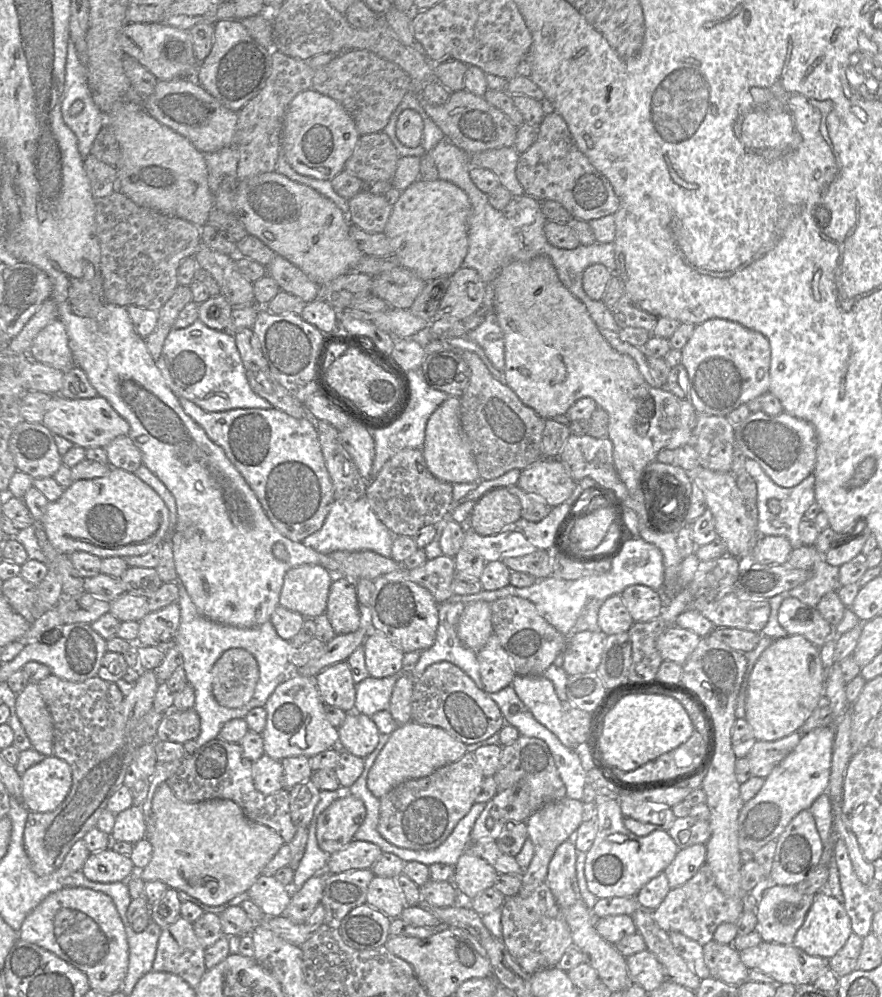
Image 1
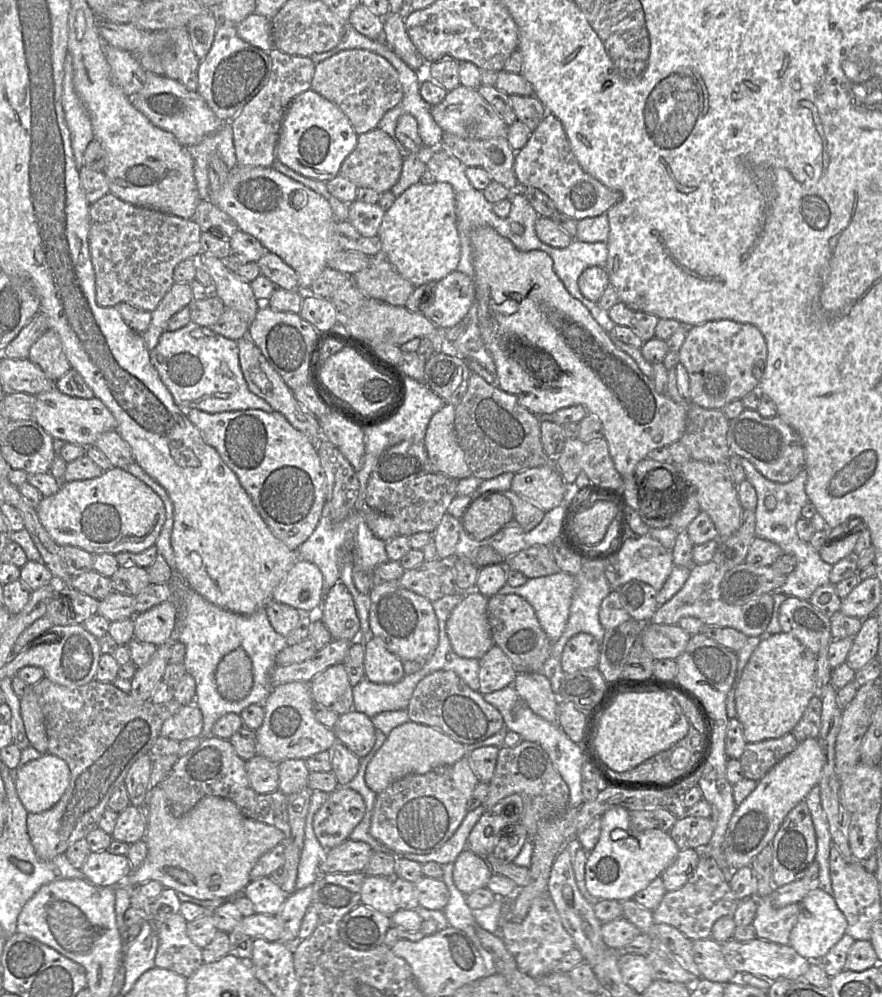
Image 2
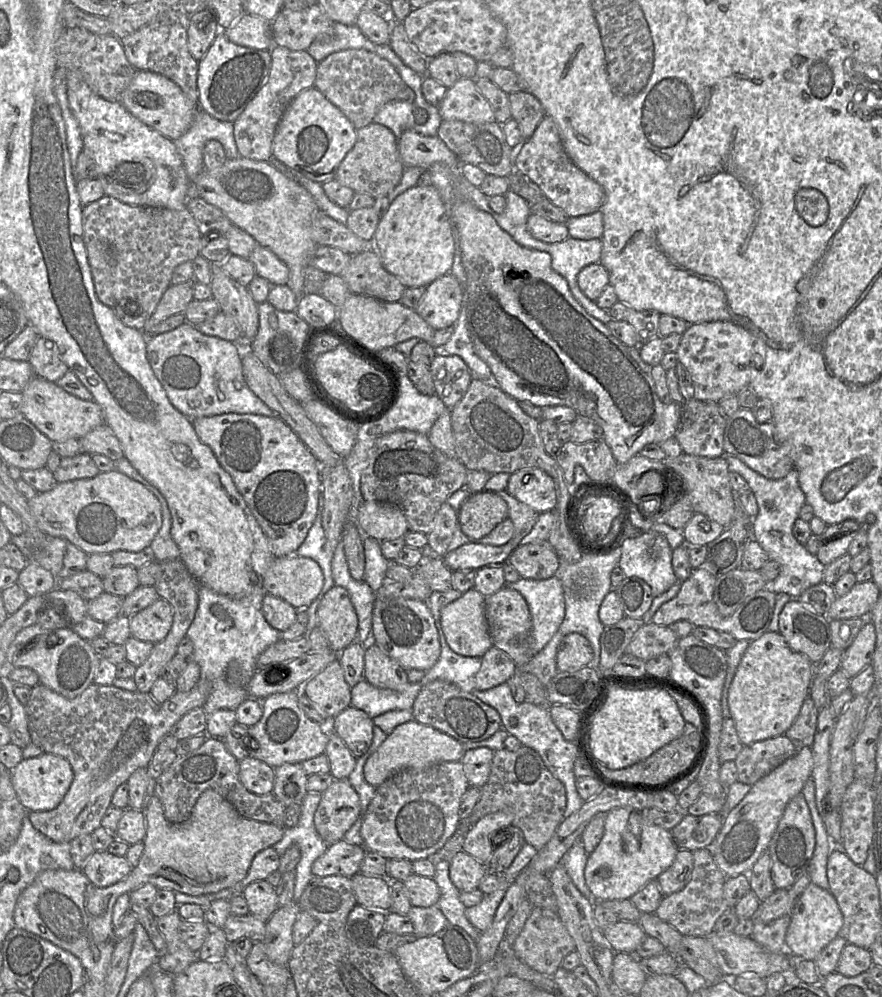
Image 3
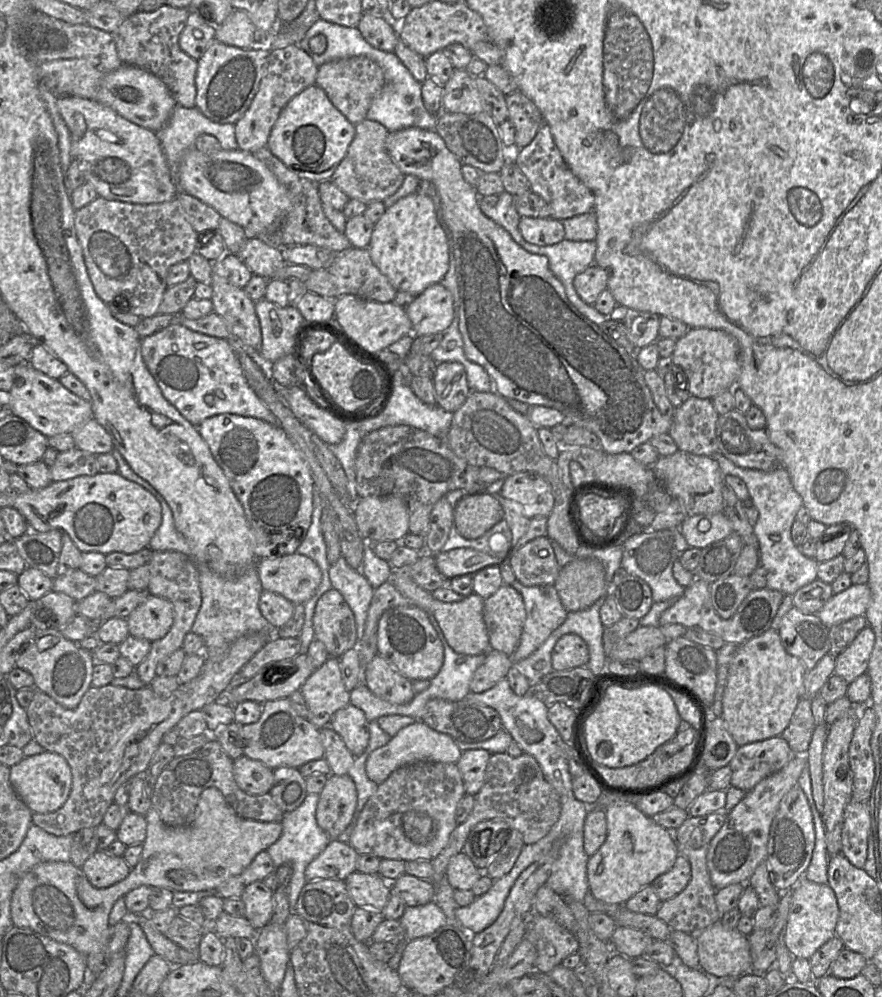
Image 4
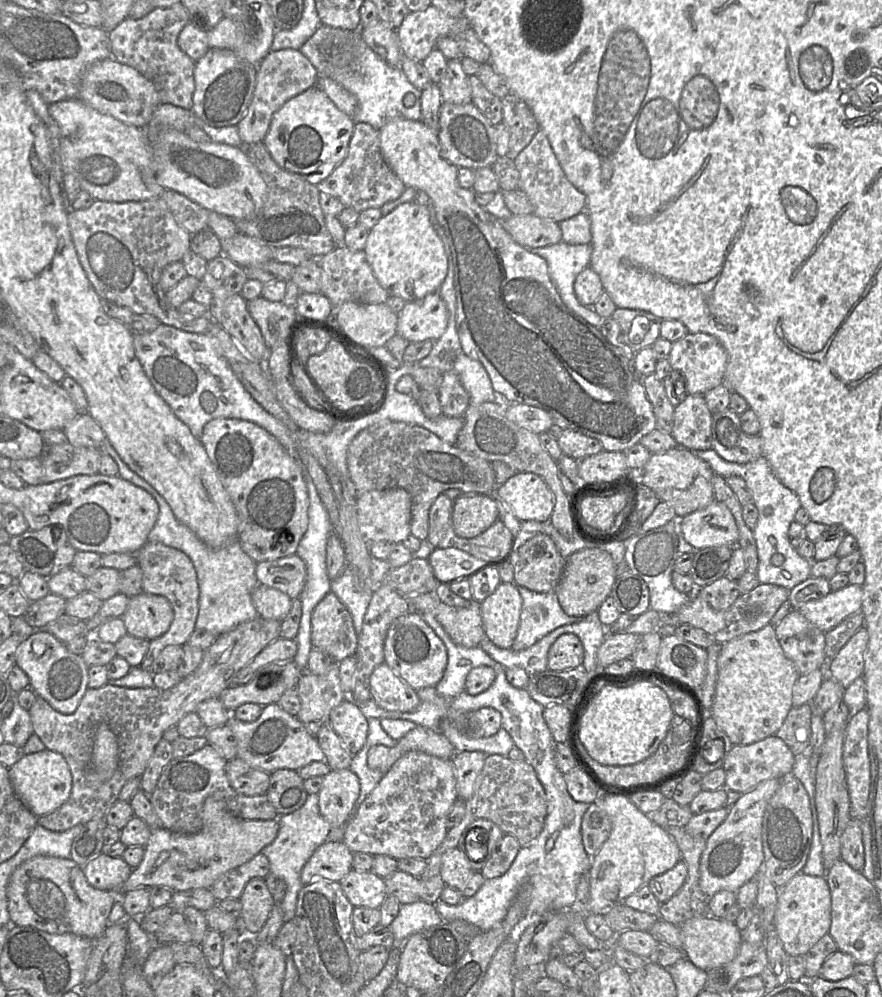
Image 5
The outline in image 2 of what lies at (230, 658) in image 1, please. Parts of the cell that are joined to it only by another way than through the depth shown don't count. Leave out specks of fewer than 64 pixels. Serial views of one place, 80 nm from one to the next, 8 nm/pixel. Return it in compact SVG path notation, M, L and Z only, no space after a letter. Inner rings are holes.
M238 647L219 662L215 680L220 695L228 701L245 698L253 686L252 662L246 651Z

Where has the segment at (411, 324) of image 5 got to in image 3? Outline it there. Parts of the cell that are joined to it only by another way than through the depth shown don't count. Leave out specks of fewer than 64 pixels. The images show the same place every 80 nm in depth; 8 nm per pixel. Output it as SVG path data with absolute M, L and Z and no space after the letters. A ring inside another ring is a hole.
M443 275L426 286L415 311L435 330L452 326L459 318L463 287L455 276Z

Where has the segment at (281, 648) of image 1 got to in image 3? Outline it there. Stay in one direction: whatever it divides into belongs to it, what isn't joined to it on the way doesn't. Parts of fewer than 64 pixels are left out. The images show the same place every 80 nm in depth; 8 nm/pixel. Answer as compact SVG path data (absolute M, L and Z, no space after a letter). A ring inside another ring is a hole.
M200 585L198 590L198 608L195 617L189 626L186 637L193 643L191 659L200 667L200 678L209 680L211 692L203 705L206 714L216 710L236 708L249 698L248 683L257 670L257 659L269 646L281 639L281 633L271 627L262 613L262 600L266 591L263 589L253 590L250 594L241 597L232 597L213 591L207 586ZM230 661L237 661L241 668L241 686L233 687L225 681L225 668Z

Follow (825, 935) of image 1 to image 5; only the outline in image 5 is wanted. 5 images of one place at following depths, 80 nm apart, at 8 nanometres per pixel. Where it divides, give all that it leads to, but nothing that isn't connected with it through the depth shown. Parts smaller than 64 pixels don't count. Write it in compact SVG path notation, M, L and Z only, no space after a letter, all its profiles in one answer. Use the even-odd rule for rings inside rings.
M798 873L779 889L774 927L782 946L790 956L804 955L831 926L831 894L826 877Z

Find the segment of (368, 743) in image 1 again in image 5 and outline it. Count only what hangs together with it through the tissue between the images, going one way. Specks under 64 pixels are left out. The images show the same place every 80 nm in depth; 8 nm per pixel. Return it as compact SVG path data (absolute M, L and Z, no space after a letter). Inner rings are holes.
M347 698L335 707L330 713L330 724L351 755L364 747L369 724L356 702Z

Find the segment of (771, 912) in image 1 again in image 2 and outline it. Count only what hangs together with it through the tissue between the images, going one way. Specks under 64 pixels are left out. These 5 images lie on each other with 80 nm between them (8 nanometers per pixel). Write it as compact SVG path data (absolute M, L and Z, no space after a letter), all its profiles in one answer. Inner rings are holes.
M769 896L757 898L757 911L752 922L756 938L781 945L789 944L790 931L797 922L799 903L774 908Z

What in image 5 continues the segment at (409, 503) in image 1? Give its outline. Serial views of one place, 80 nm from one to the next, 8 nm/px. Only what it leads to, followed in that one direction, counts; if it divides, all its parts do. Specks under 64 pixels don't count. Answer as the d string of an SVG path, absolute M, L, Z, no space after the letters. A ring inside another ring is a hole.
M383 420L360 431L348 447L347 467L358 494L386 488L407 490L411 495L411 535L422 541L428 538L430 508L441 494L449 489L458 489L463 493L461 496L474 497L492 494L498 488L490 462L462 451L455 444L444 442L423 427L405 422Z

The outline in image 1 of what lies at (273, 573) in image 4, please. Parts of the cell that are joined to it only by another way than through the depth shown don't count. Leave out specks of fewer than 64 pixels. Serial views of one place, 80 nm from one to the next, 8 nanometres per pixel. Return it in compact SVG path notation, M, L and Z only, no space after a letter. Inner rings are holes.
M319 565L289 569L282 585L279 604L305 618L316 618L326 611L330 586L335 576Z

